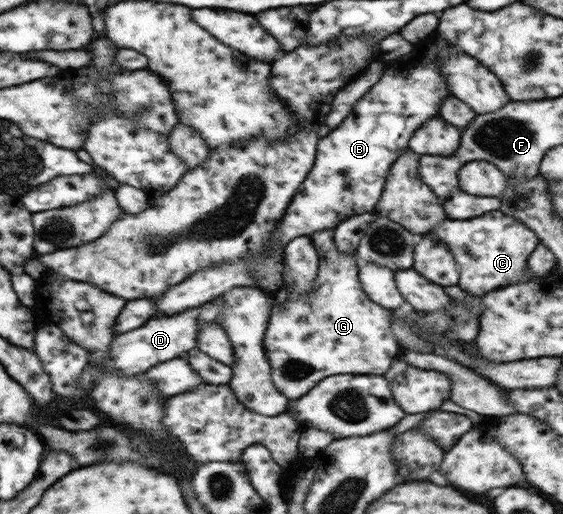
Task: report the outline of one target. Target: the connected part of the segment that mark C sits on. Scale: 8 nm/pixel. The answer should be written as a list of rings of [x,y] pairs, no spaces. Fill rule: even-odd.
[[[499,210],[466,221],[448,219],[440,223],[440,227],[436,227],[432,233],[444,239],[456,257],[456,263],[460,267],[458,287],[478,297],[499,288],[518,284],[526,273],[530,254],[540,244],[532,229],[528,229],[509,215],[504,216]]]

